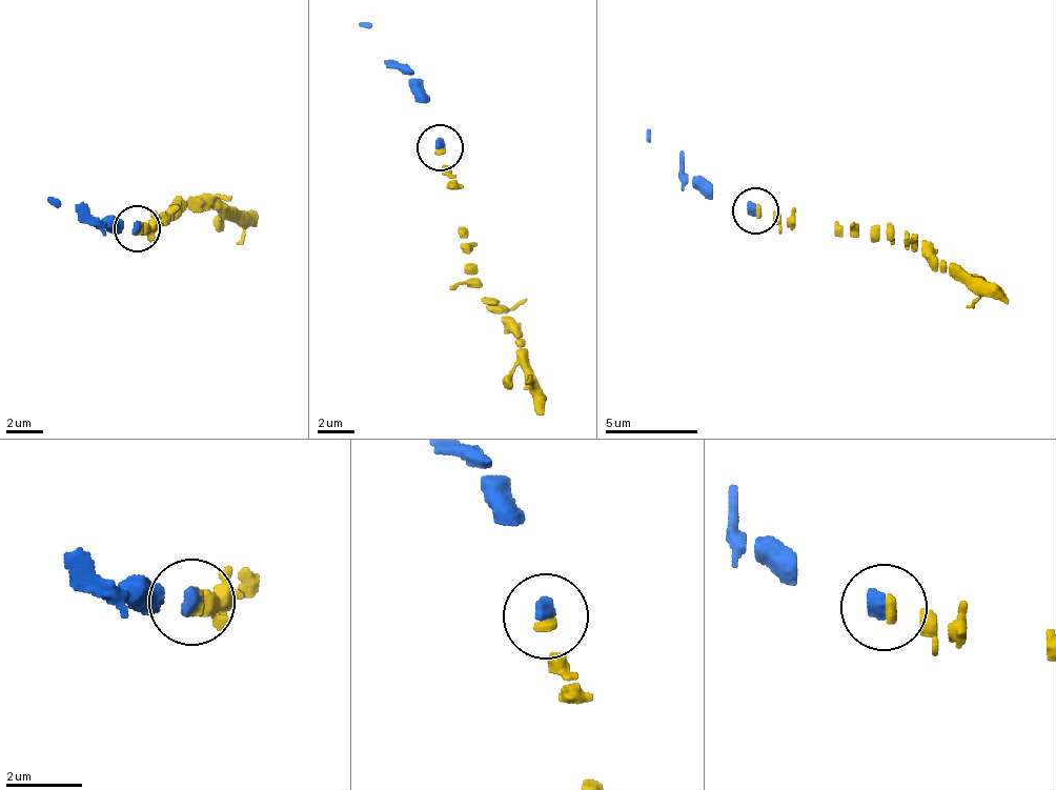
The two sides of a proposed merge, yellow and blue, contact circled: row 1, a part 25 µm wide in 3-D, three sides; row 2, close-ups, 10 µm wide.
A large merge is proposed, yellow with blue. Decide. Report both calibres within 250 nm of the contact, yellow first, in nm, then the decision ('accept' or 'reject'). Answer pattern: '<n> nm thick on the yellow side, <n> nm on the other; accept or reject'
320 nm thick on the yellow side, 360 nm on the other; accept

